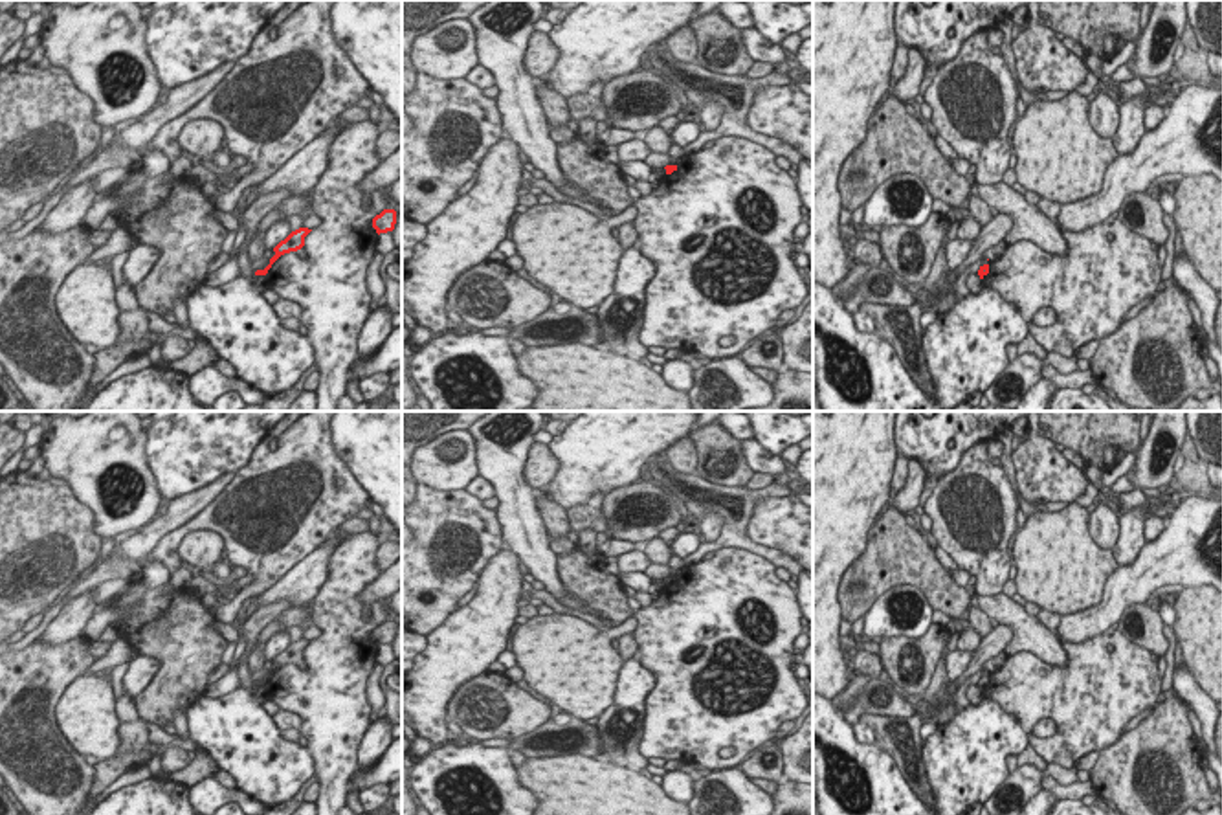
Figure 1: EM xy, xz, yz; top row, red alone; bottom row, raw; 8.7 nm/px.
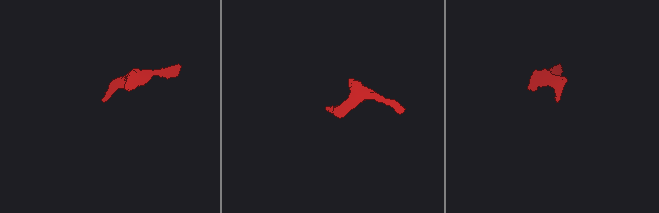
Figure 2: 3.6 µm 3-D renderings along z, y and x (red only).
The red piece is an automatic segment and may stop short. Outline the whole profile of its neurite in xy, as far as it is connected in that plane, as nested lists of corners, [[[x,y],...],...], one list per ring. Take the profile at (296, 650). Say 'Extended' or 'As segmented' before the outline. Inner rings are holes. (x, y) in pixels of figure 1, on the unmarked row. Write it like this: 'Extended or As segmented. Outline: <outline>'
As segmented. Outline: [[[299,639],[295,642],[292,642],[284,652],[281,652],[273,663],[275,666],[270,670],[270,675],[264,681],[257,681],[255,687],[266,687],[268,681],[272,679],[272,675],[284,664],[290,663],[297,663],[305,657],[305,648],[310,644],[312,641],[308,639]]]

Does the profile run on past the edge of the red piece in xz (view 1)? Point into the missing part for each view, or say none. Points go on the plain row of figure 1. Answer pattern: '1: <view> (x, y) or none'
1: none

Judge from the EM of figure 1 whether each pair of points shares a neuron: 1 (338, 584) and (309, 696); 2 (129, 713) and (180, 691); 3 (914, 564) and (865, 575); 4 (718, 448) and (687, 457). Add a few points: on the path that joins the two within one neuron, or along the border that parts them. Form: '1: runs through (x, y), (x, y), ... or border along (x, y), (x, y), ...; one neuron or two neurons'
1: runs through (338, 612), (336, 669); one neuron
2: border along (133, 698), (140, 714); two neurons
3: runs through (901, 564), (883, 564), (877, 569); one neuron
4: border along (688, 437), (698, 448), (698, 472); two neurons

